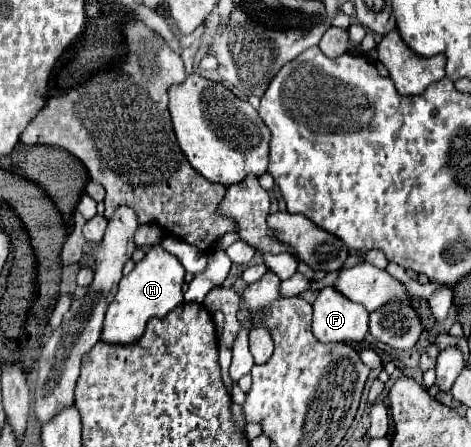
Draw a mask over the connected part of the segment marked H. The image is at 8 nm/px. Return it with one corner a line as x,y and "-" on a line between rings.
160,244
152,246
146,252
146,256
134,266
134,270
120,280
116,298
106,310
102,340
112,344
136,342
144,334
144,326
152,316
164,318
172,308
184,302
184,292
182,292
184,276
186,276
186,270
174,254
166,252

